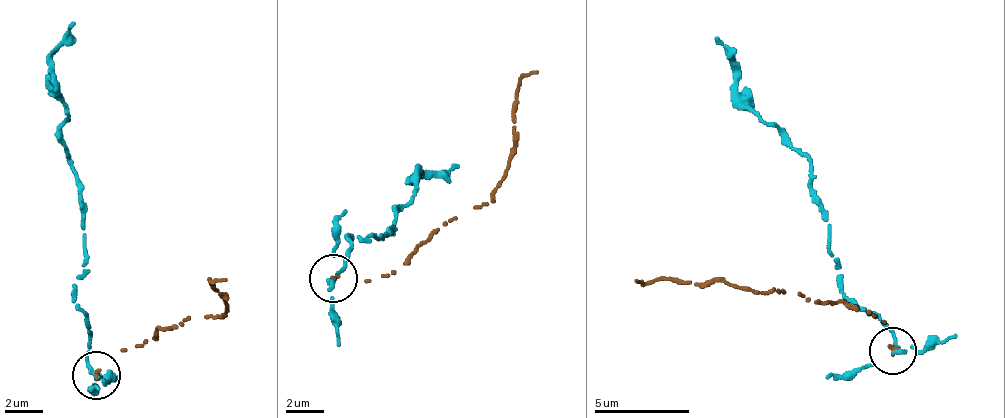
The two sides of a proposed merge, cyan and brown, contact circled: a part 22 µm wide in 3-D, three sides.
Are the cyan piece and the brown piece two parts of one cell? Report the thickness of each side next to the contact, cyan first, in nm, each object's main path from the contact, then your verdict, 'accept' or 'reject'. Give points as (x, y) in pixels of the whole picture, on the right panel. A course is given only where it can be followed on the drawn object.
170/180 nm | cyan via (891, 351), (894, 334), (842, 295), (830, 224), (809, 161), (761, 120), (736, 86), (732, 55), (714, 39) | brown via (891, 351), (884, 324), (866, 309), (779, 290), (752, 294), (721, 279), (657, 278), (641, 282), (636, 279) | reject

